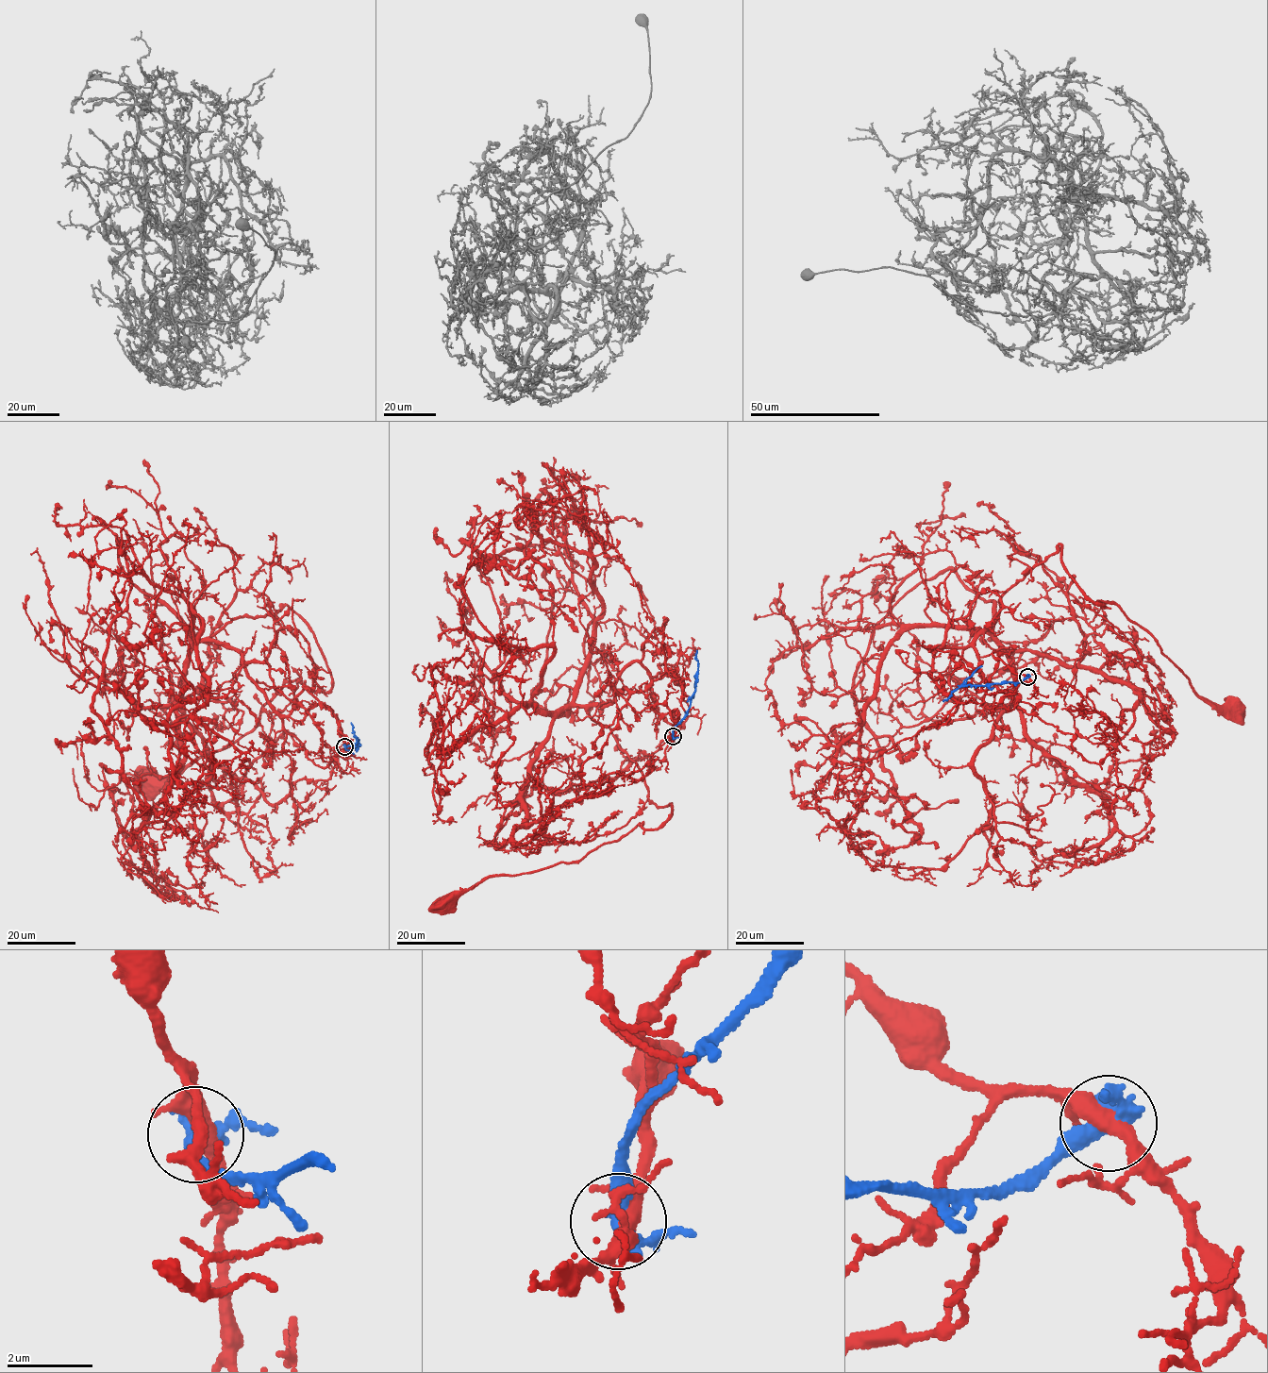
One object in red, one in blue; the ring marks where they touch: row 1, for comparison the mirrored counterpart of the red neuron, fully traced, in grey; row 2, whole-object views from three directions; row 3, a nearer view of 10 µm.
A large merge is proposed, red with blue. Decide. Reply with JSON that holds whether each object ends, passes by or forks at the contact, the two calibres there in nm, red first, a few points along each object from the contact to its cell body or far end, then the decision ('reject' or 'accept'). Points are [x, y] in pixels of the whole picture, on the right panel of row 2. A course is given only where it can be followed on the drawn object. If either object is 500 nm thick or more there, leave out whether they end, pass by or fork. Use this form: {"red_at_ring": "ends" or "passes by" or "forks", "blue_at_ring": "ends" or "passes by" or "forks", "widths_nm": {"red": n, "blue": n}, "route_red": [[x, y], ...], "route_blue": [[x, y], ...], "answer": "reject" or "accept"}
{"red_at_ring": "passes by", "blue_at_ring": "passes by", "widths_nm": {"red": 440, "blue": 400}, "route_red": [[1027, 678], [994, 652], [984, 680], [974, 640], [1059, 544], [1078, 589], [1116, 605], [1200, 696], [1234, 709]], "route_blue": [[1027, 678], [1017, 682], [964, 685], [966, 678], [982, 666]], "answer": "reject"}

